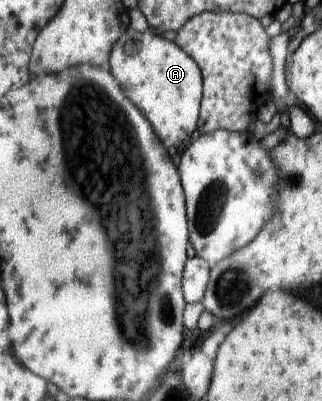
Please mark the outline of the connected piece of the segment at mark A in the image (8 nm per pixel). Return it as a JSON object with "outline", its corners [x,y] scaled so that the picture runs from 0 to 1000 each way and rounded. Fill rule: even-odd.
{"outline":[[[407,70],[379,85],[357,112],[357,135],[342,135],[345,185],[357,185],[357,195],[370,195],[370,214],[394,224],[394,244],[407,244],[407,254],[419,254],[416,262],[463,294],[500,352],[543,374],[612,322],[630,239],[630,192],[612,157],[578,127],[537,105],[519,105],[512,92],[488,90],[488,80],[475,90],[469,82],[469,75],[435,82]]]}

